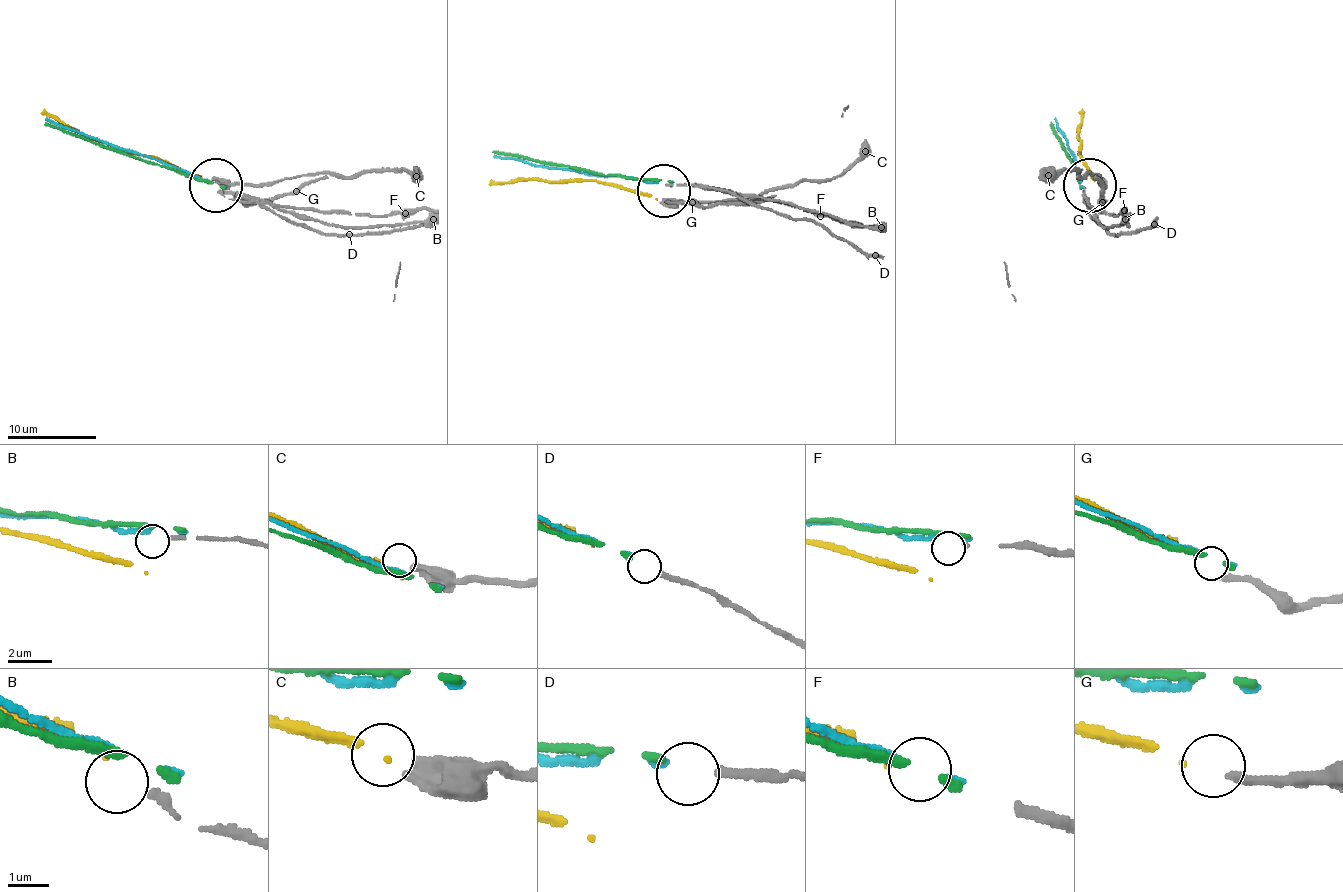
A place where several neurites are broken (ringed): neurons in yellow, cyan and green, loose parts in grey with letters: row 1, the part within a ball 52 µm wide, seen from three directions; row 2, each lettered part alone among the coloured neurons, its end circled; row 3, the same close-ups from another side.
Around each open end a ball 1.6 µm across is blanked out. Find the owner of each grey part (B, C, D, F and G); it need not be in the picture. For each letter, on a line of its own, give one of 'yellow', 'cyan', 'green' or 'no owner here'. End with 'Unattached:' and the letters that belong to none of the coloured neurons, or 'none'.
B: no owner here
C: no owner here
D: green
F: no owner here
G: yellow
Unattached: B, C, F

